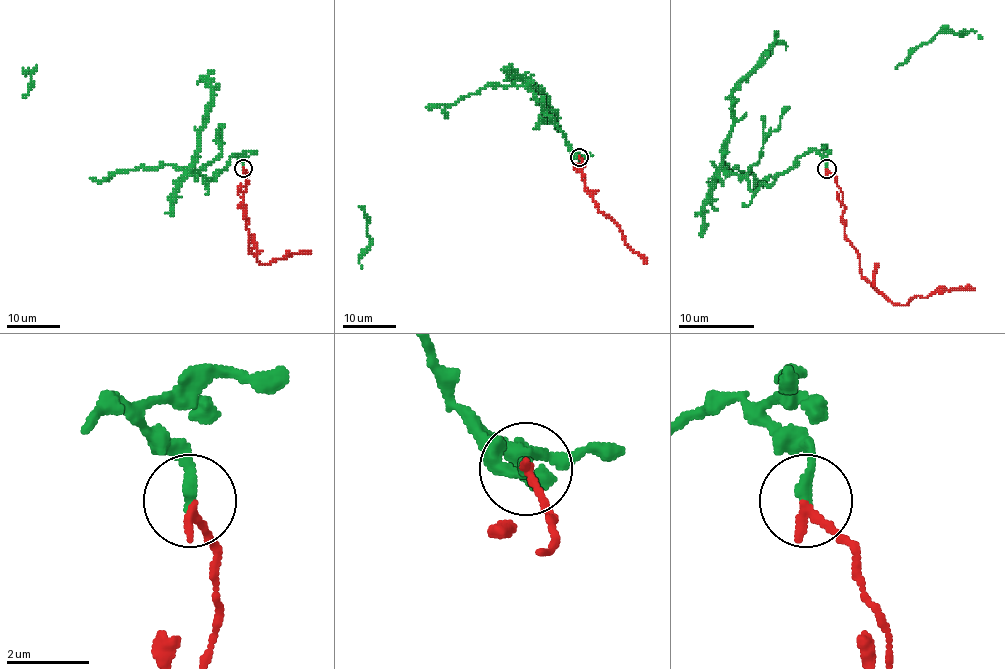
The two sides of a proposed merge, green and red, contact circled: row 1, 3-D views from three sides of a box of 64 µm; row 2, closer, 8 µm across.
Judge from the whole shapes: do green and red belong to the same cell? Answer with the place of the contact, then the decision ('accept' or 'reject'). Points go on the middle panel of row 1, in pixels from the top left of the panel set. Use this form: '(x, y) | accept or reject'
(579, 157) | reject

